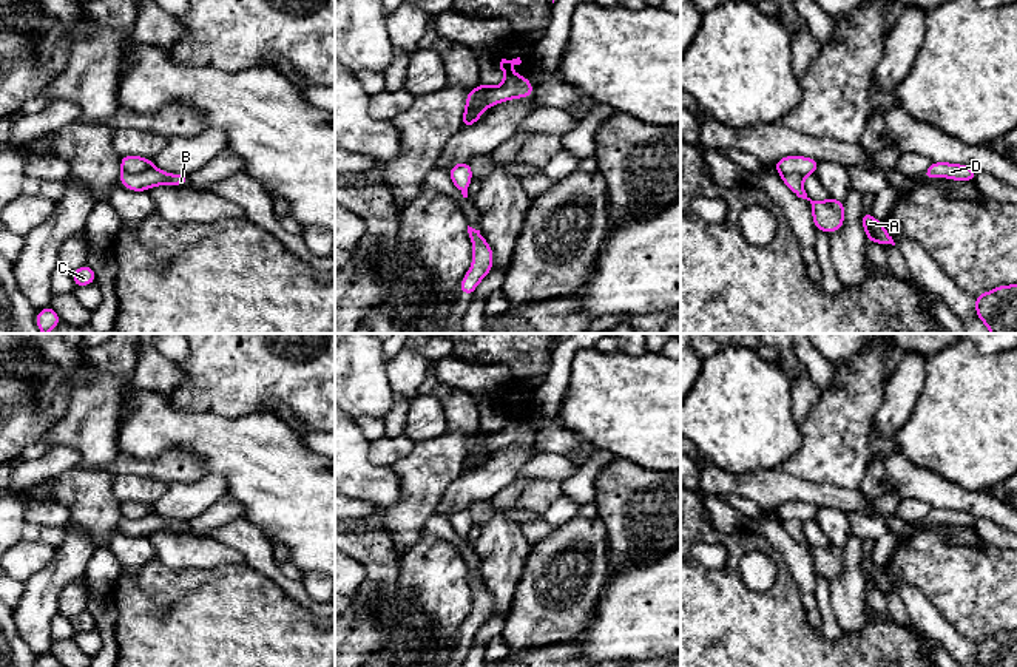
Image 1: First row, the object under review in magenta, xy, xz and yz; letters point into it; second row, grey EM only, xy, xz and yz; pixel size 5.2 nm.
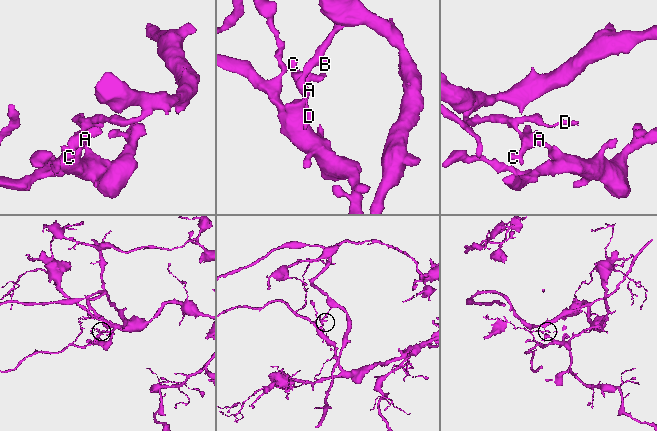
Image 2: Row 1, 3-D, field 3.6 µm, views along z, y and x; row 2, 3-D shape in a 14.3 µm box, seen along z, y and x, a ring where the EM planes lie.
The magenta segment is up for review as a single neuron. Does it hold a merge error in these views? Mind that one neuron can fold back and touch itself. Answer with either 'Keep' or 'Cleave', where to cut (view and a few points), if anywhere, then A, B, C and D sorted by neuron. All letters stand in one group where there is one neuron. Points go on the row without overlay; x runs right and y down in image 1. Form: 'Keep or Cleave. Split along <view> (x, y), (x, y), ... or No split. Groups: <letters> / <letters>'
Cleave. Split along xy (152, 513), (142, 518), (122, 516). Groups: A B C / D

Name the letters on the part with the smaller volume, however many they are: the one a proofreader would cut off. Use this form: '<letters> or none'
D

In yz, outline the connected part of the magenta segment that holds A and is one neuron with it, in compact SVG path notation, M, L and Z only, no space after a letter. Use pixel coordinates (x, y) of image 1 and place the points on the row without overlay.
M863 557L861 570L866 576L866 582L869 587L878 588L881 591L884 591L884 590L895 591L892 582L887 579L887 576L883 573L883 570L872 562L872 559Z

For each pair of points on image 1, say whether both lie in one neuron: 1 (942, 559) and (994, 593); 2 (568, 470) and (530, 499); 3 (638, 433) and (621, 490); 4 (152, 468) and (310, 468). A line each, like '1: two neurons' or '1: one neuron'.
1: one neuron
2: two neurons
3: two neurons
4: two neurons

